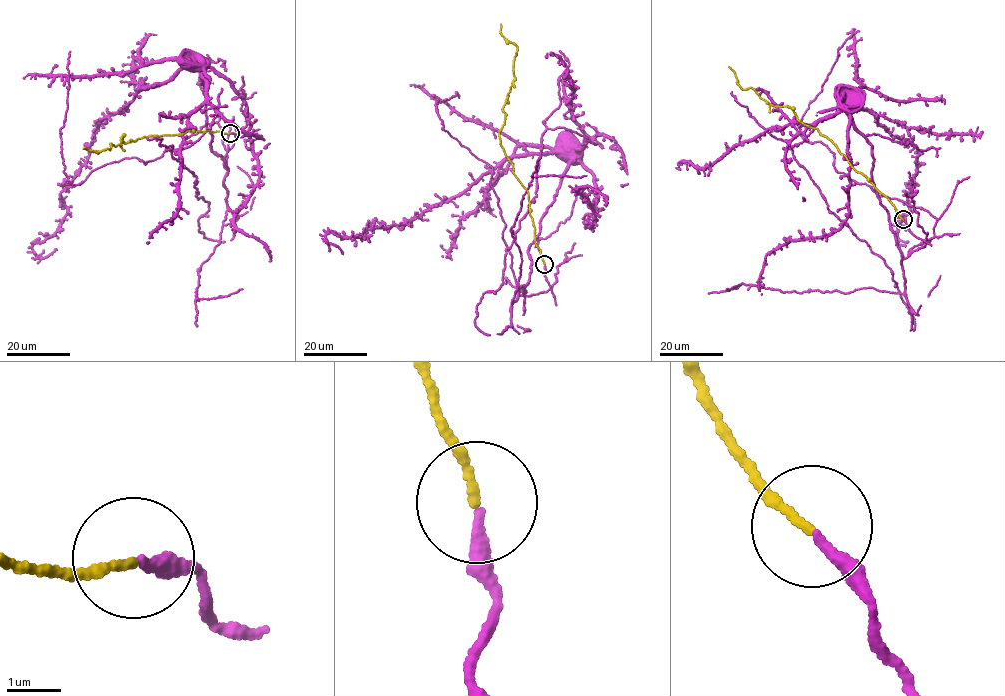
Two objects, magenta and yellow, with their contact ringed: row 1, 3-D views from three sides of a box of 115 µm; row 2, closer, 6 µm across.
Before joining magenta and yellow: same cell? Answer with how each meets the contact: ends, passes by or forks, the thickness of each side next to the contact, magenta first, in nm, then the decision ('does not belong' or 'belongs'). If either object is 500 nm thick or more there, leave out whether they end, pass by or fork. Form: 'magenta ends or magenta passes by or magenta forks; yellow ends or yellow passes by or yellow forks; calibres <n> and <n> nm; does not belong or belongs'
magenta ends; yellow ends; calibres 240 and 150 nm; belongs

